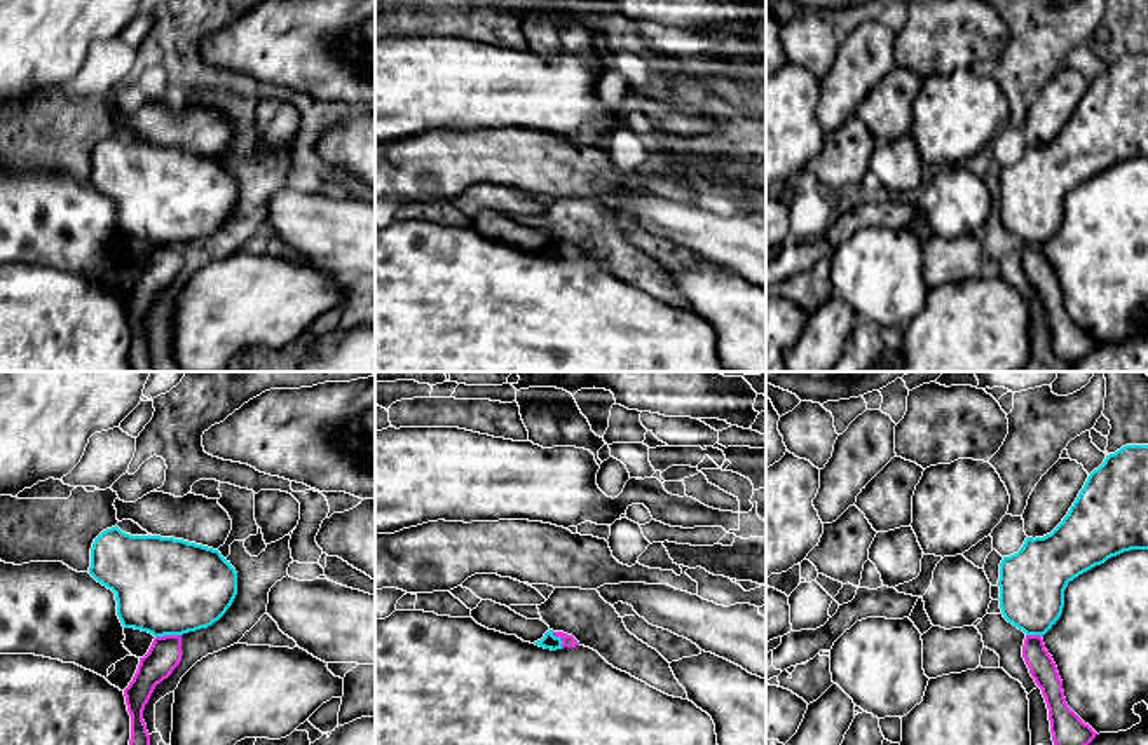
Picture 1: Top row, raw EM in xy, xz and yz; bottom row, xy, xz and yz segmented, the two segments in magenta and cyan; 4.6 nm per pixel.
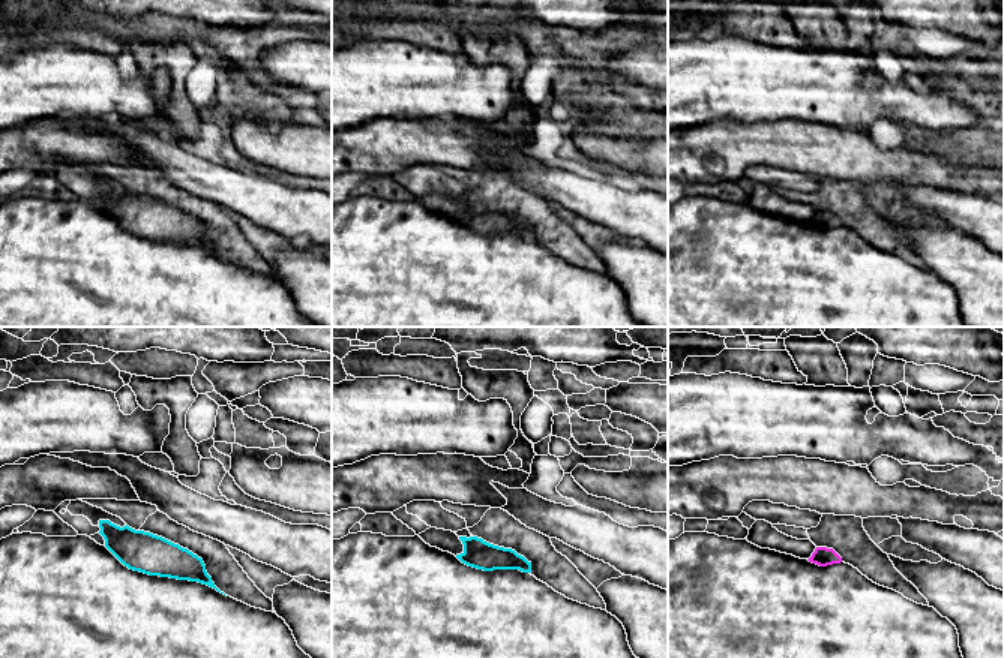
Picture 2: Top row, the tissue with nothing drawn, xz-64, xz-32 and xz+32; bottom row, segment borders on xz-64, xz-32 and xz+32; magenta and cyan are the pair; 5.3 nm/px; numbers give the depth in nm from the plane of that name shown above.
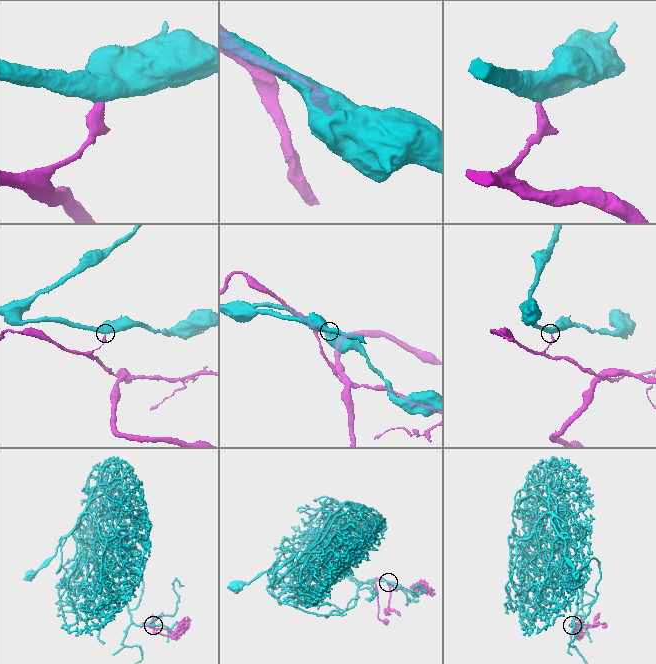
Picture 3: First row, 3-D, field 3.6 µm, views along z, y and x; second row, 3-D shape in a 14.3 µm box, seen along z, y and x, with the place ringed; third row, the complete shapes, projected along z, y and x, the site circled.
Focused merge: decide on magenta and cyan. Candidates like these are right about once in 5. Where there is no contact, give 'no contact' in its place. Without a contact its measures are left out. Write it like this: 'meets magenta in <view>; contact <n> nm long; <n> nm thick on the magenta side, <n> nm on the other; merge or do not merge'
meets magenta in xy; contact 120 nm long; 160 nm thick on the magenta side, 440 nm on the other; do not merge

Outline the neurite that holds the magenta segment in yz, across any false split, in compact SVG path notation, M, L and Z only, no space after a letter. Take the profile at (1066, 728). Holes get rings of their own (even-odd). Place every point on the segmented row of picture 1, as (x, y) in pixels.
M1026 635L1022 658L1045 698L1054 745L1089 745L1097 733L1068 707L1063 680L1042 635Z

